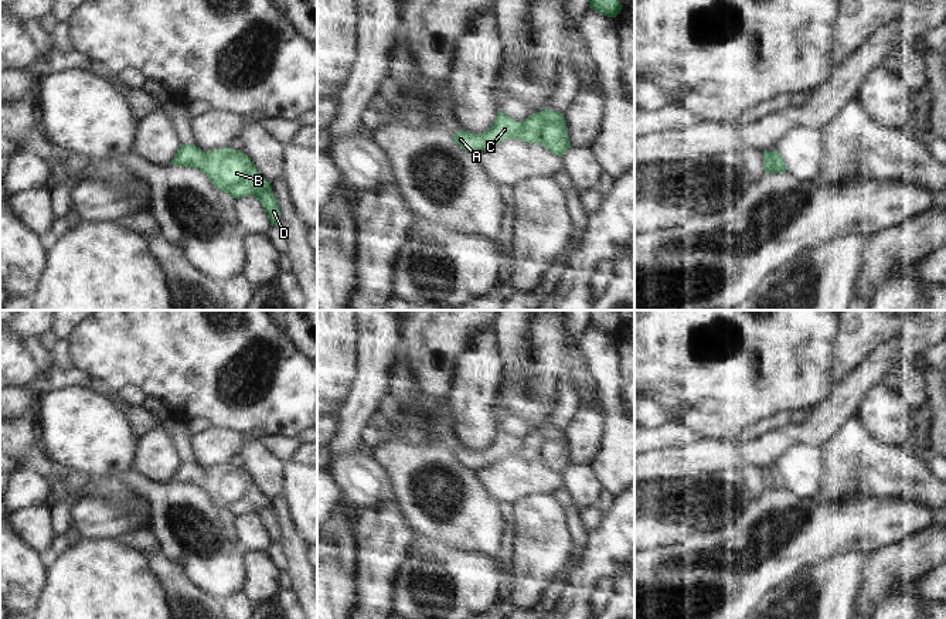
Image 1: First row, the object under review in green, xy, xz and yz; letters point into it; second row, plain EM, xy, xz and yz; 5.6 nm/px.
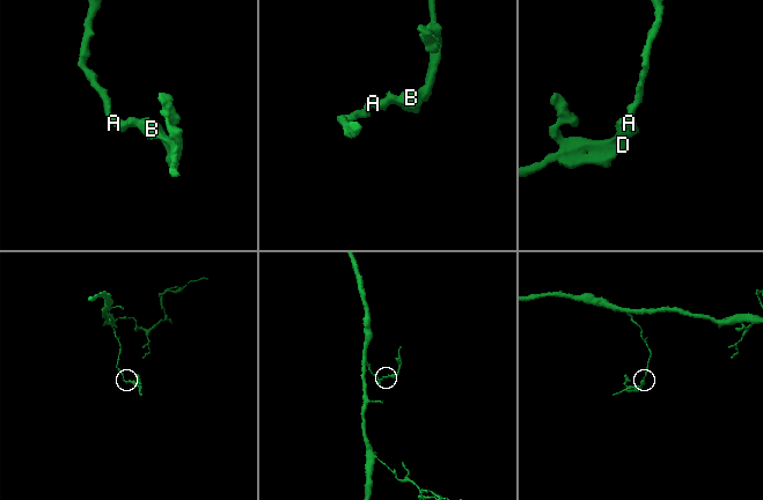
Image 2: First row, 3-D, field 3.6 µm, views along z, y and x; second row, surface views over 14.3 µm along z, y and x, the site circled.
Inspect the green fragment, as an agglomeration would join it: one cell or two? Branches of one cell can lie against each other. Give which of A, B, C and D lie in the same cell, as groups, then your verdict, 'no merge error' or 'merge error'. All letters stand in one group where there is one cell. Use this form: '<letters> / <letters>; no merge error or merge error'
A B C D; no merge error

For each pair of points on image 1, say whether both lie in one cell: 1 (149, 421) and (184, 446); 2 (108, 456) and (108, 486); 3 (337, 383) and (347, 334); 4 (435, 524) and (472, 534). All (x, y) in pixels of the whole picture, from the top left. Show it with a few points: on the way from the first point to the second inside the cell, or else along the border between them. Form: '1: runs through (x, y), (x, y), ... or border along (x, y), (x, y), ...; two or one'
1: runs through (159, 425), (166, 425), (177, 436); one
2: border along (75, 470), (97, 478), (119, 476); two
3: runs through (337, 371), (337, 346); one
4: runs through (443, 524), (463, 526); one

